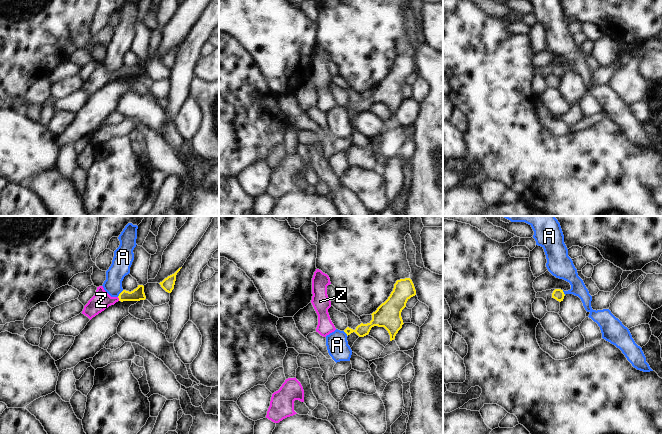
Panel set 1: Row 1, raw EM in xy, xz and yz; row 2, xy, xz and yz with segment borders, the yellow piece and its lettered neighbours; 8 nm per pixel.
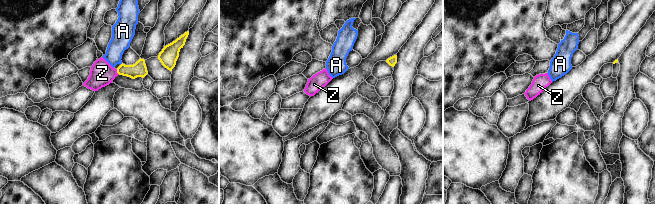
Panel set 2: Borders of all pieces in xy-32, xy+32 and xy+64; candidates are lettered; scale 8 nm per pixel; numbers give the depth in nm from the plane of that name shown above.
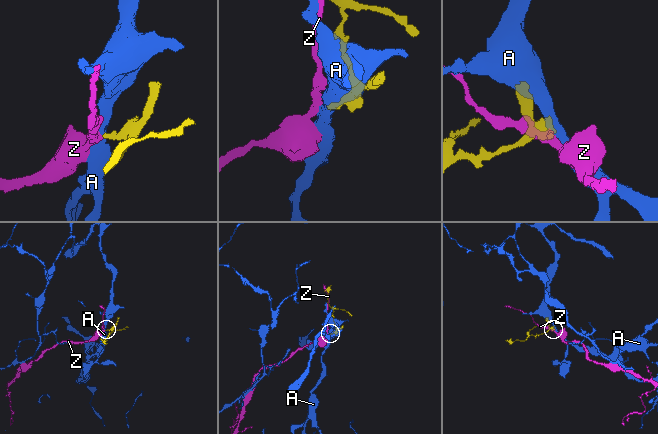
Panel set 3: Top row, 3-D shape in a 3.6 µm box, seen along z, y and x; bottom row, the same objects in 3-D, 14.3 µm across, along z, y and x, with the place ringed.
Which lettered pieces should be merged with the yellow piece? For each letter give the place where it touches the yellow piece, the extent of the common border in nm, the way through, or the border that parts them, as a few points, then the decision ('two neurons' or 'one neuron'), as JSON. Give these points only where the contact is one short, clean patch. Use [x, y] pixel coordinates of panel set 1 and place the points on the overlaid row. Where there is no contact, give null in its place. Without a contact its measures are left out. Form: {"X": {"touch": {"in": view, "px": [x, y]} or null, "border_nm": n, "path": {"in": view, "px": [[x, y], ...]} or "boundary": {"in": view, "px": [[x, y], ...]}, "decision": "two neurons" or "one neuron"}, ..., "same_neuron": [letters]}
{"A": {"touch": {"in": "xy", "px": [120, 293]}, "border_nm": 80, "boundary": {"in": "xy", "px": [[123, 290], [117, 296]]}, "decision": "two neurons"}, "Z": {"touch": {"in": "xy", "px": [119, 299]}, "border_nm": 40, "path": {"in": "xy", "px": [[137, 294], [123, 296], [119, 299], [101, 300]]}, "decision": "one neuron"}, "same_neuron": ["Z"]}

